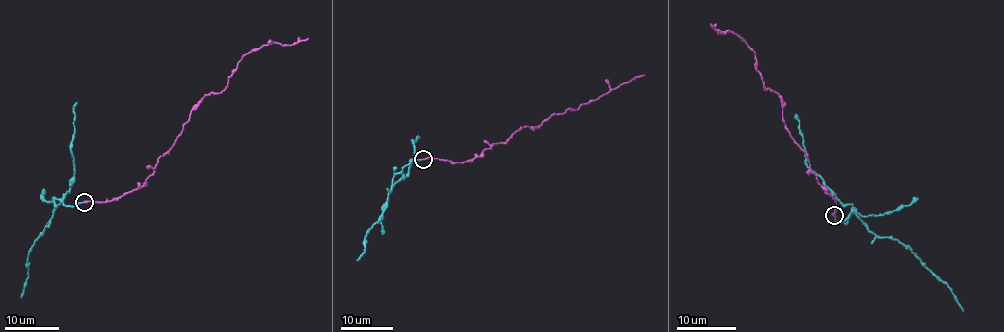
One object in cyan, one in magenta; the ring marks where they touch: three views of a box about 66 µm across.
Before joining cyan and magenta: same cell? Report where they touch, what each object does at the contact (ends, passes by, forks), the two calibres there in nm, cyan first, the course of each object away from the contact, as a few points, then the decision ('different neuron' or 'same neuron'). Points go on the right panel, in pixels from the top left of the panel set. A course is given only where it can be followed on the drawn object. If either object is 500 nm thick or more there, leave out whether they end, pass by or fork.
place (834, 215); cyan ends; magenta ends; calibres 180 and 180 nm; course cyan (835, 215), (835, 221), (841, 222), (852, 212), (870, 231), (902, 243), (950, 289), (962, 312); course magenta (835, 215), (836, 202), (792, 137), (782, 100), (764, 88), (756, 56), (734, 33), (718, 32), (711, 24); different neuron

